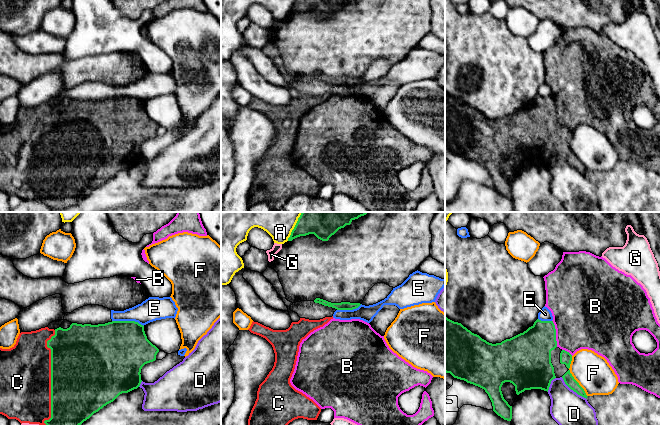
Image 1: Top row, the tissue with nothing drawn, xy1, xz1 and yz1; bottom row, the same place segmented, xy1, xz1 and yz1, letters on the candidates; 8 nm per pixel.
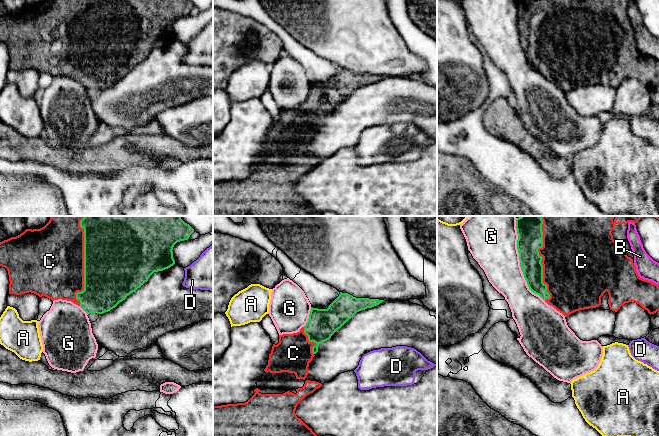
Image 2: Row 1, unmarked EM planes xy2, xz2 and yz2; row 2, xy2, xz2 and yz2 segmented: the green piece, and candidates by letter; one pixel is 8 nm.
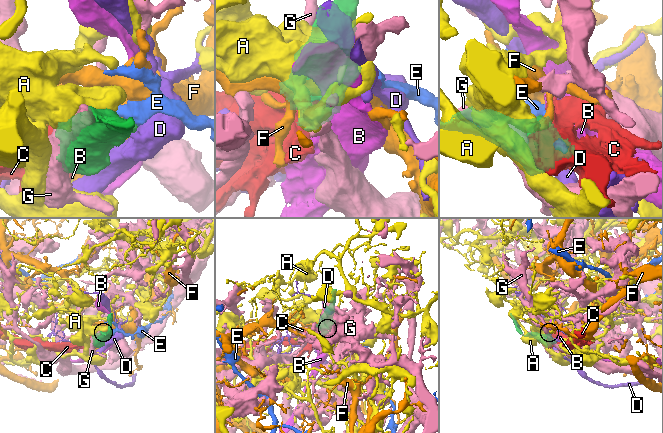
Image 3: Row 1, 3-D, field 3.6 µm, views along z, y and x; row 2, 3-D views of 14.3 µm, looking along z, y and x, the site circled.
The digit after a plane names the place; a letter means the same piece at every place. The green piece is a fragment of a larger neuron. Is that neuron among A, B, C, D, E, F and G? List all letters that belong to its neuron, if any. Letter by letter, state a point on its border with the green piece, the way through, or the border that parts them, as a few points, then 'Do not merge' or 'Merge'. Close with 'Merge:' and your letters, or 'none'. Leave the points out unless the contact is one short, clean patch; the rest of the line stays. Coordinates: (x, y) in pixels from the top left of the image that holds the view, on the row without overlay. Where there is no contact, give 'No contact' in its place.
A: Touches green at xz1 (291, 8). Do not merge
B: Touches green at yz1 (555, 109). Do not merge
C: Touches green at xy1 (51, 156). Merge
D: Touches green at yz1 (573, 166). Do not merge
E: Touches green at xy1 (128, 97). Boundary: xy1 (112, 96), (134, 96), (143, 102). Do not merge
F: Touches green at yz1 (572, 152). Do not merge
G: Touches green at yz2 (520, 40). Do not merge
Merge: C

